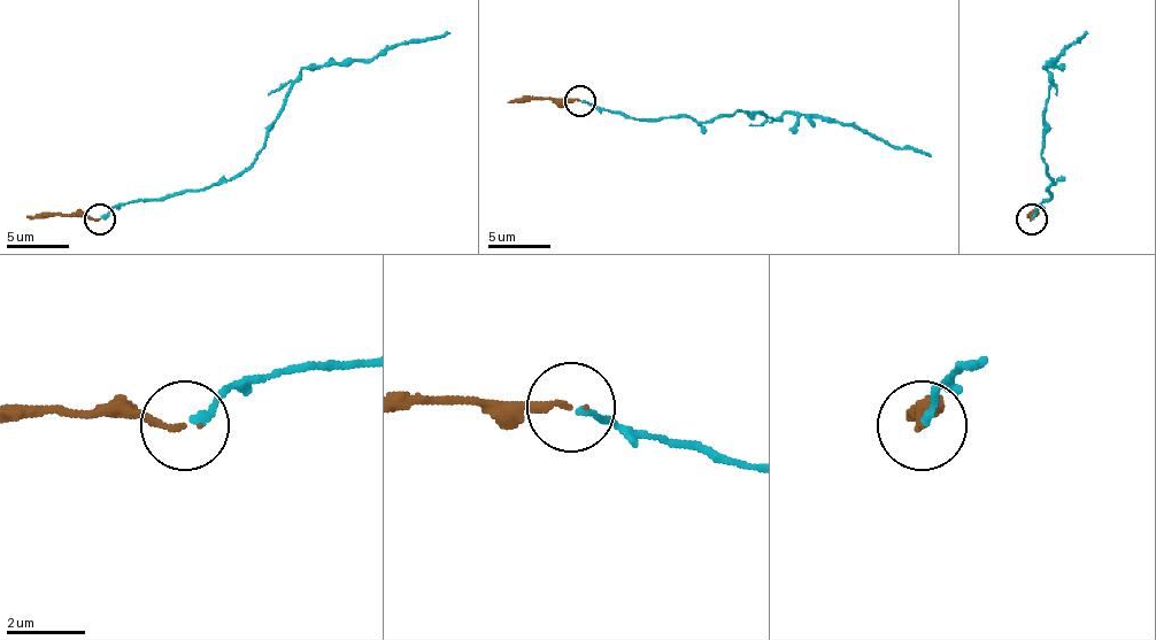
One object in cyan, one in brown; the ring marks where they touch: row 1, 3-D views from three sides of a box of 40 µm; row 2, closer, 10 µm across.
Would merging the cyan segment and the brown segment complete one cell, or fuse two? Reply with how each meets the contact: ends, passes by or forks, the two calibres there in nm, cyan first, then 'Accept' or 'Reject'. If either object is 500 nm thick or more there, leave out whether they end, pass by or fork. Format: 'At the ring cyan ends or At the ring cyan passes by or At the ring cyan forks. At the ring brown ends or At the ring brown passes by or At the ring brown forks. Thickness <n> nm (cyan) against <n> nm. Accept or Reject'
At the ring cyan ends. At the ring brown ends. Thickness 170 nm (cyan) against 150 nm. Accept

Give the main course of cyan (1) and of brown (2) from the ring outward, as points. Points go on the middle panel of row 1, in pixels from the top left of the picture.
1: (582, 102), (631, 118), (690, 115), (699, 121), (736, 109), (767, 118), (785, 112), (856, 124), (931, 155)
2: (582, 100), (507, 102)

